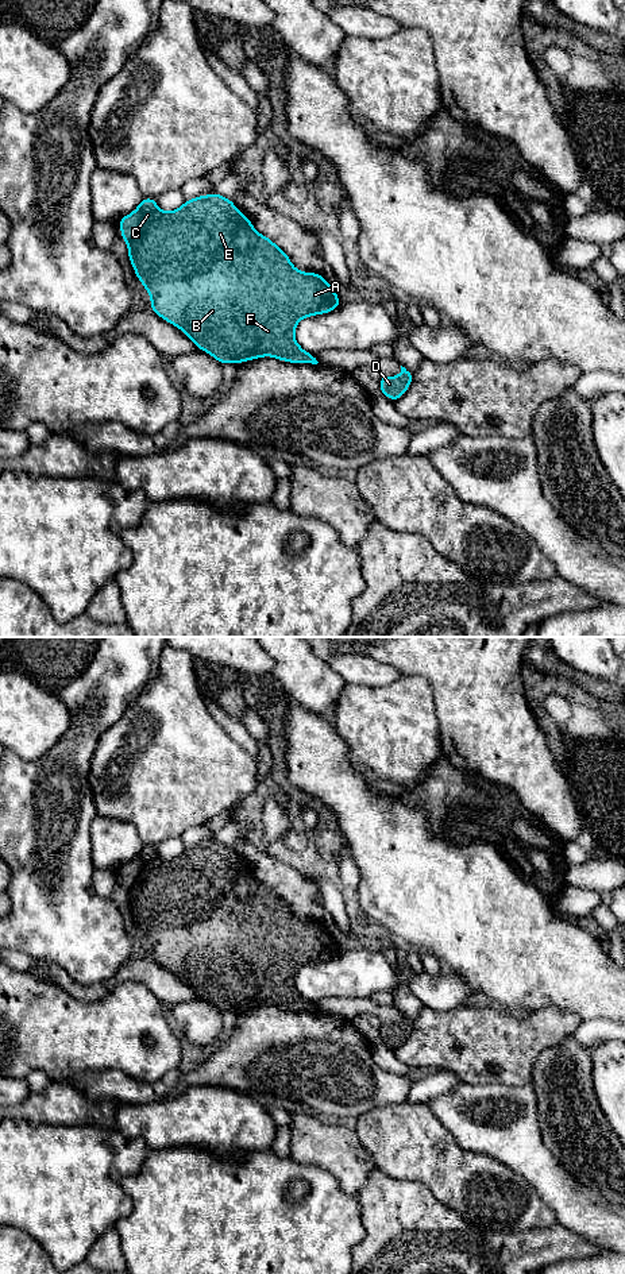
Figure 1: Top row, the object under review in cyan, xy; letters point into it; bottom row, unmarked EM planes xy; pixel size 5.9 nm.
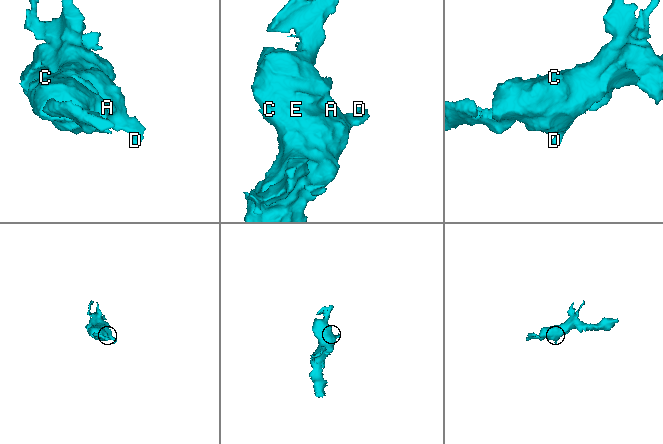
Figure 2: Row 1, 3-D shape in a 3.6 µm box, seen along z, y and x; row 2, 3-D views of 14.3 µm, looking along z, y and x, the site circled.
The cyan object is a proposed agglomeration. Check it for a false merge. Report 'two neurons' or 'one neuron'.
one neuron

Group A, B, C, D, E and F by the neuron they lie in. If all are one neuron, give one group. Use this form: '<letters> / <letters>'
A B C D E F

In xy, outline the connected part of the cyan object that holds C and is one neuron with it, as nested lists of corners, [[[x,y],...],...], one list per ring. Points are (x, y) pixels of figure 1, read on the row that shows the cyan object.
[[[217,193],[188,200],[173,212],[163,212],[155,200],[143,198],[130,216],[119,219],[120,233],[128,246],[128,256],[151,298],[151,309],[178,327],[194,344],[217,362],[240,362],[273,356],[292,363],[317,364],[294,339],[300,320],[328,313],[340,305],[329,282],[316,273],[298,271],[274,242],[256,232],[252,223],[234,202]]]

